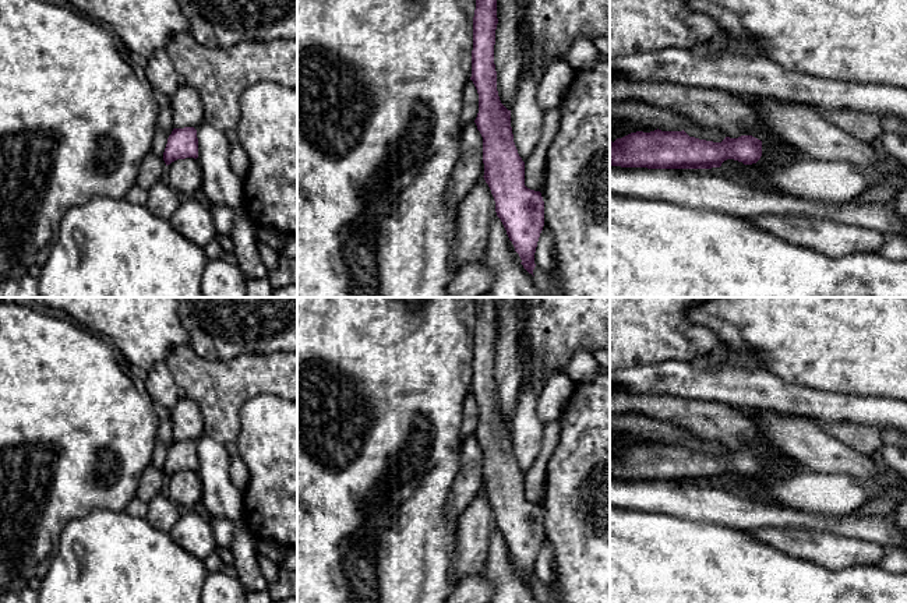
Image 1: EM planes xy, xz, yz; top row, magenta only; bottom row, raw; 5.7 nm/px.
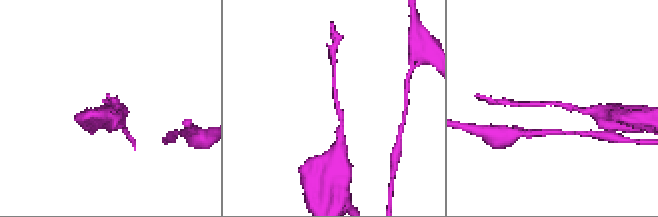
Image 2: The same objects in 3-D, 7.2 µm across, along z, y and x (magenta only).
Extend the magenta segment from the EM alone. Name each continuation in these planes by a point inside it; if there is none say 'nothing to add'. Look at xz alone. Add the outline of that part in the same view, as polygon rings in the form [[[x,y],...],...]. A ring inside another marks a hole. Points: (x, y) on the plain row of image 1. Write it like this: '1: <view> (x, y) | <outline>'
nothing to add

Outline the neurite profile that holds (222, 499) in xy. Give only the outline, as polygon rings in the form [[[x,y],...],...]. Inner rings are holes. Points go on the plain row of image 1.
[[[208,436],[197,441],[198,475],[202,483],[201,501],[212,518],[226,518],[234,523],[243,521],[243,493],[229,477],[229,452]]]

